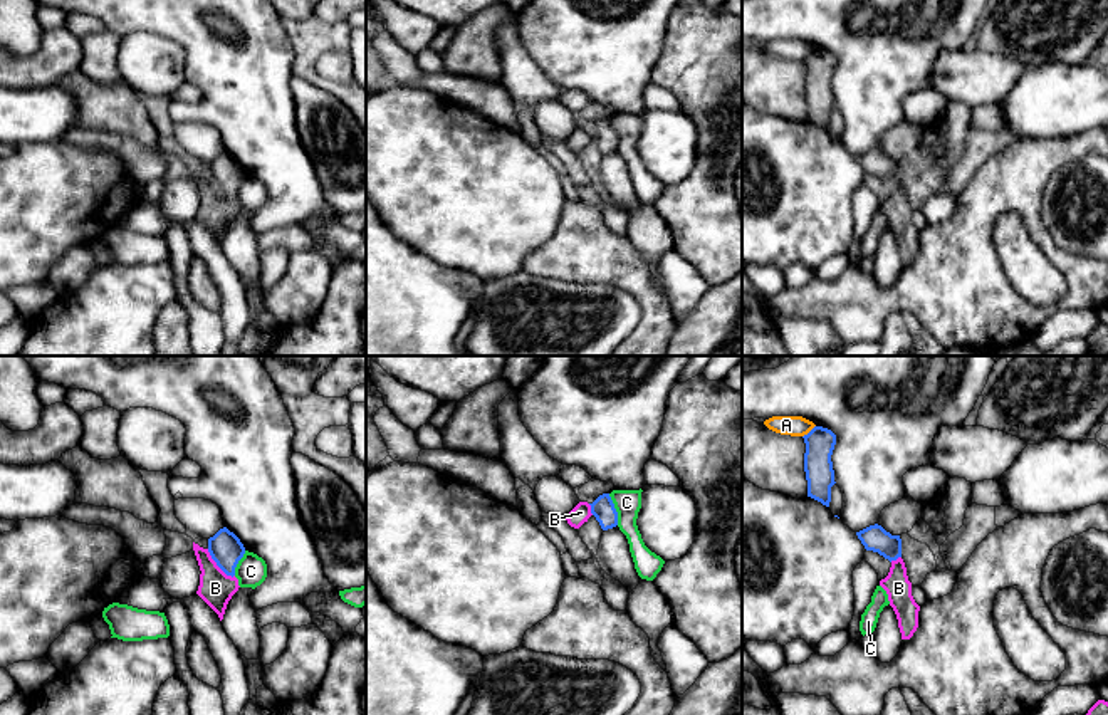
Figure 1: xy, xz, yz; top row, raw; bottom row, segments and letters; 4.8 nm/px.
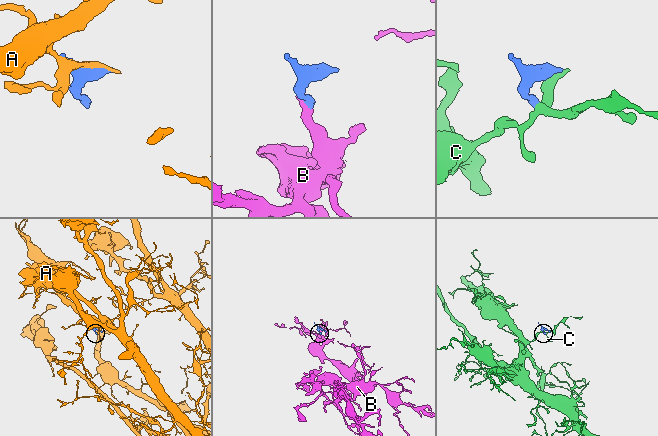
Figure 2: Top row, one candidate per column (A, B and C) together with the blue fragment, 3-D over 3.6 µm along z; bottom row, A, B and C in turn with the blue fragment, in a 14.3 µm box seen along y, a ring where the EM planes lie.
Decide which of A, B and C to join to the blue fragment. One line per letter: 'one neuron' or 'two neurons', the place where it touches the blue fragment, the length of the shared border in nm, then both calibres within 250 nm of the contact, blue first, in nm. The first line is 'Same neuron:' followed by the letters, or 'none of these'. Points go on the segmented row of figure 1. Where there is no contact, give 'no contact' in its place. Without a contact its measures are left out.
Same neuron: B
A: two neurons; contact yz (810, 432); length 90 nm; calibres 140 and 100 nm
B: one neuron; contact xy (217, 564); length 190 nm; calibres 160 and 160 nm
C: two neurons; contact xz (615, 509); length 160 nm; calibres 110 and 130 nm

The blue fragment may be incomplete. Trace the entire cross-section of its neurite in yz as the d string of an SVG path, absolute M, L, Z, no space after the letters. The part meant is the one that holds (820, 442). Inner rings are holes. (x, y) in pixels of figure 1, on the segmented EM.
M814 426L802 436L806 443L804 472L807 480L807 497L829 507L834 470L831 455L836 445L836 435L823 426Z

